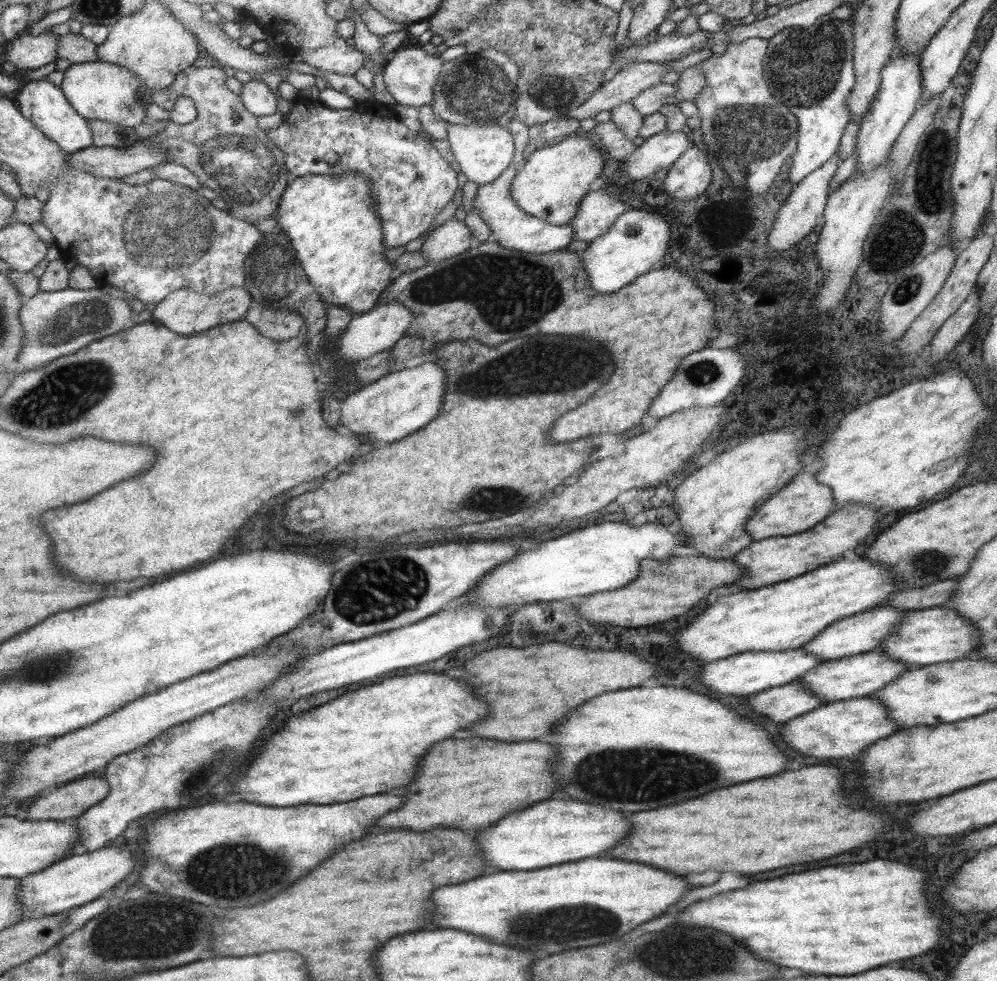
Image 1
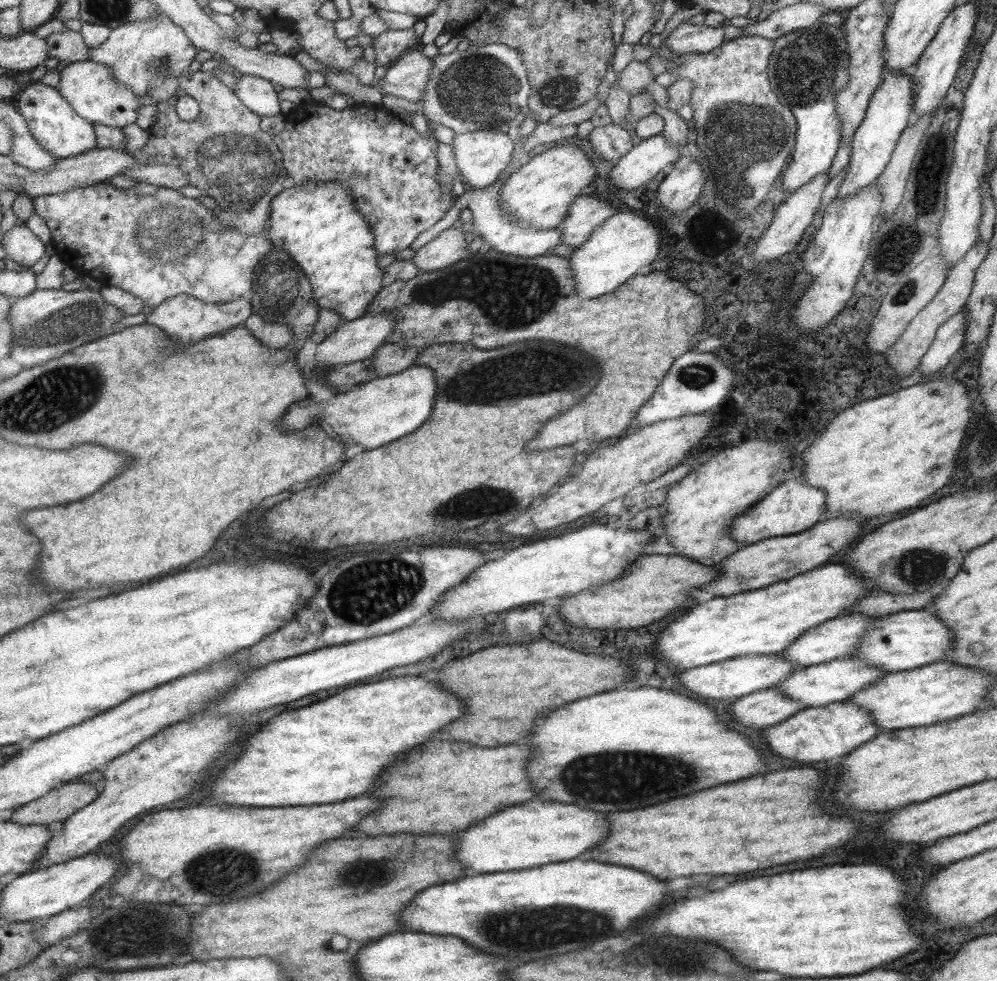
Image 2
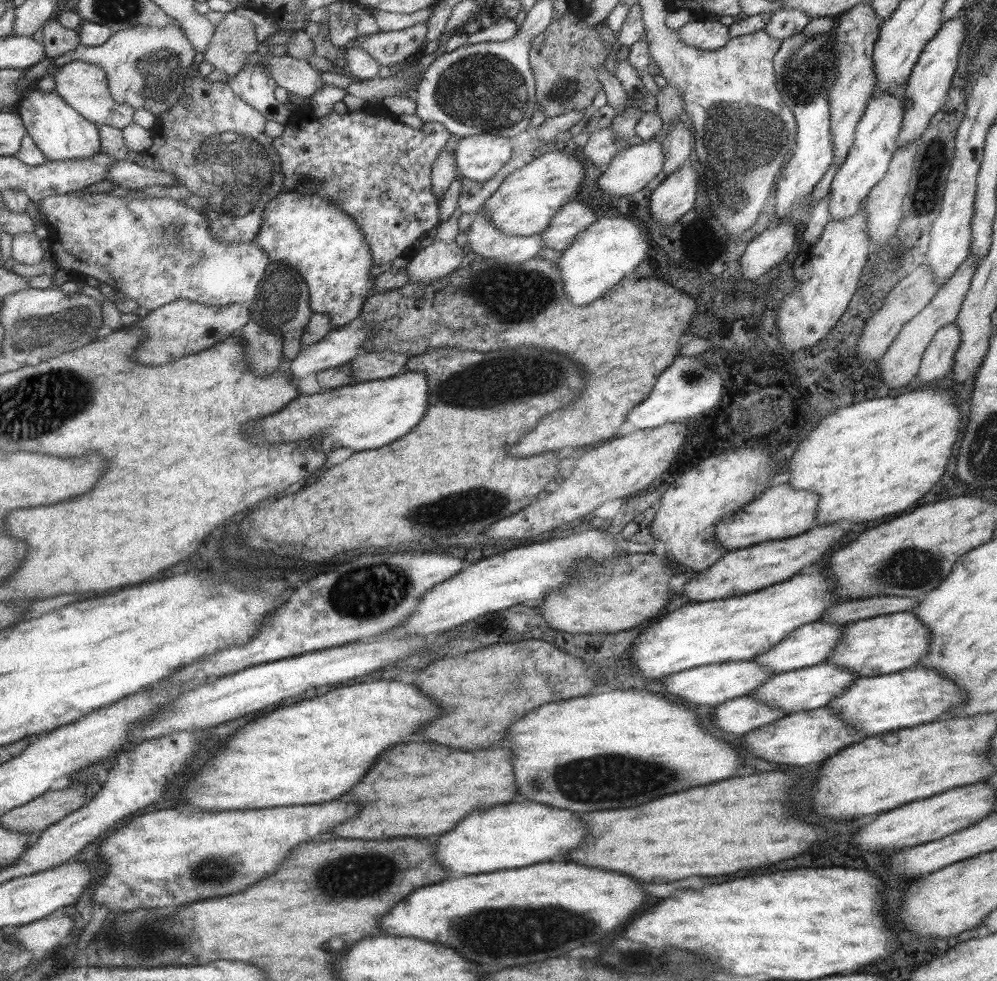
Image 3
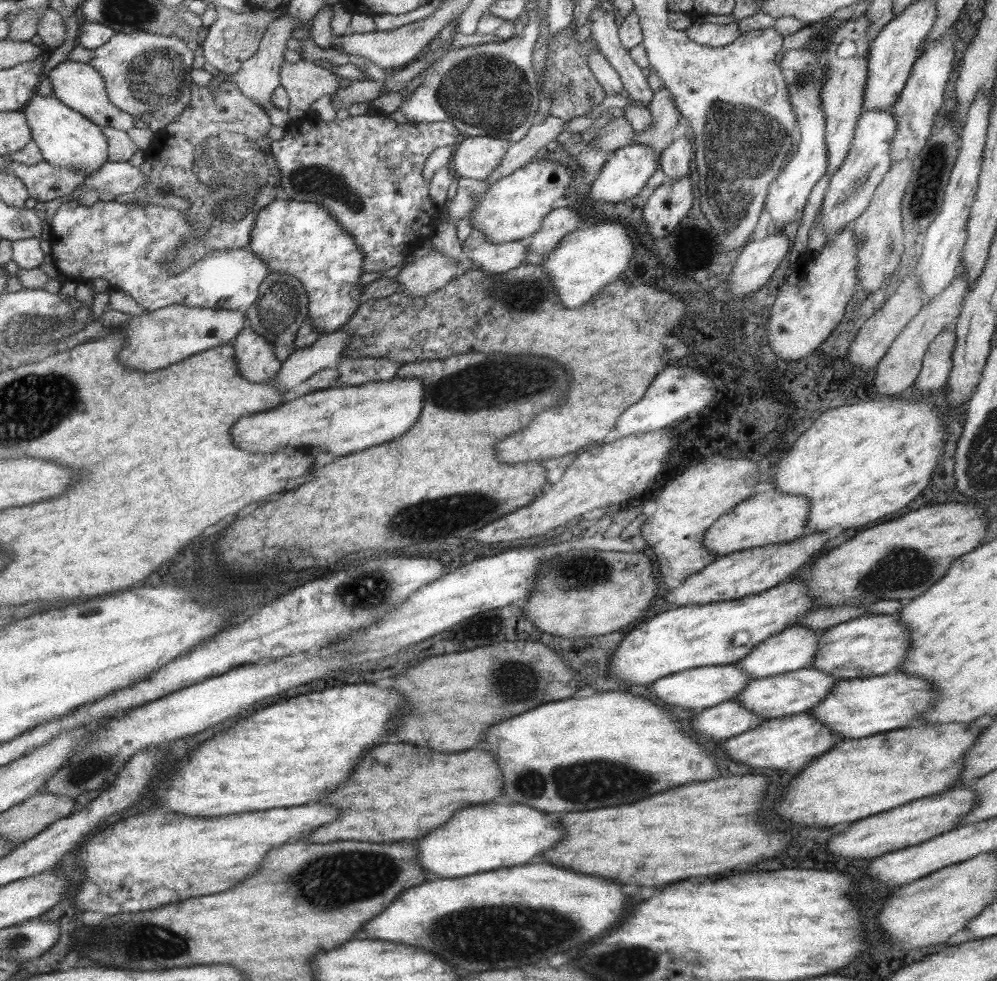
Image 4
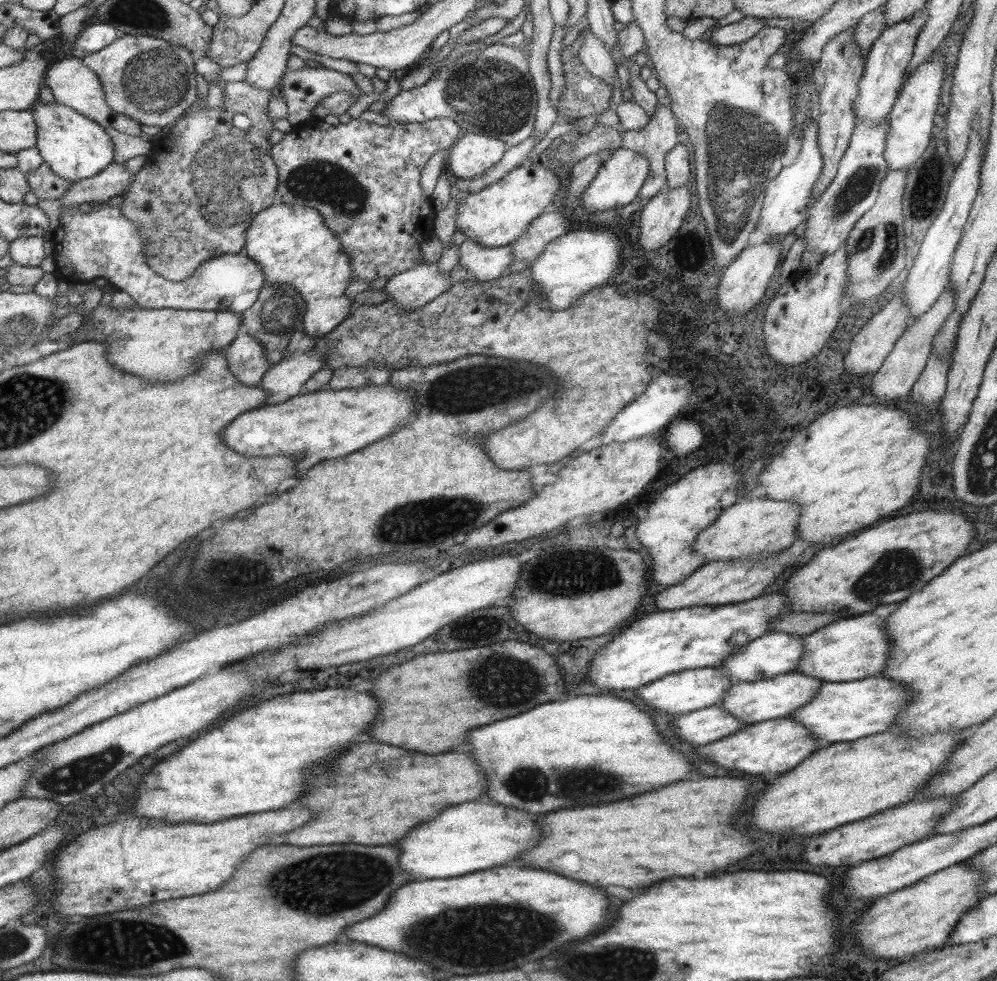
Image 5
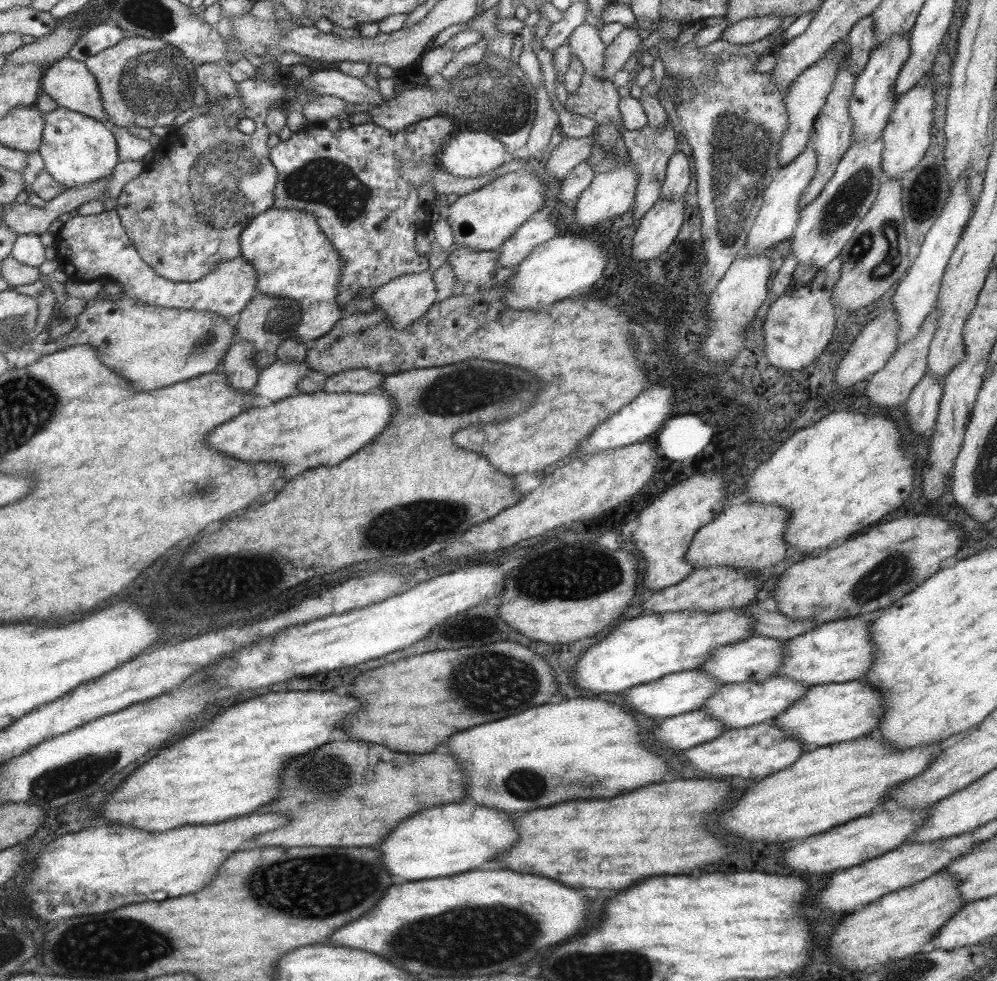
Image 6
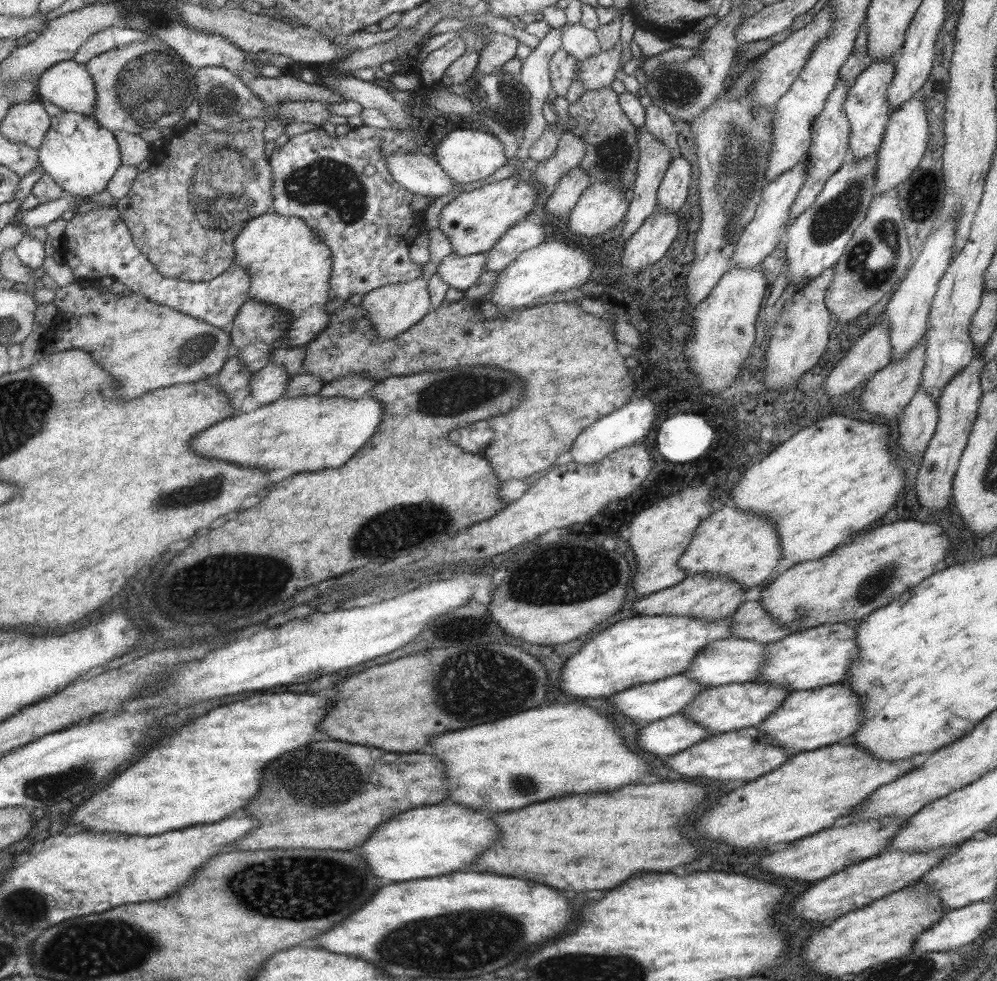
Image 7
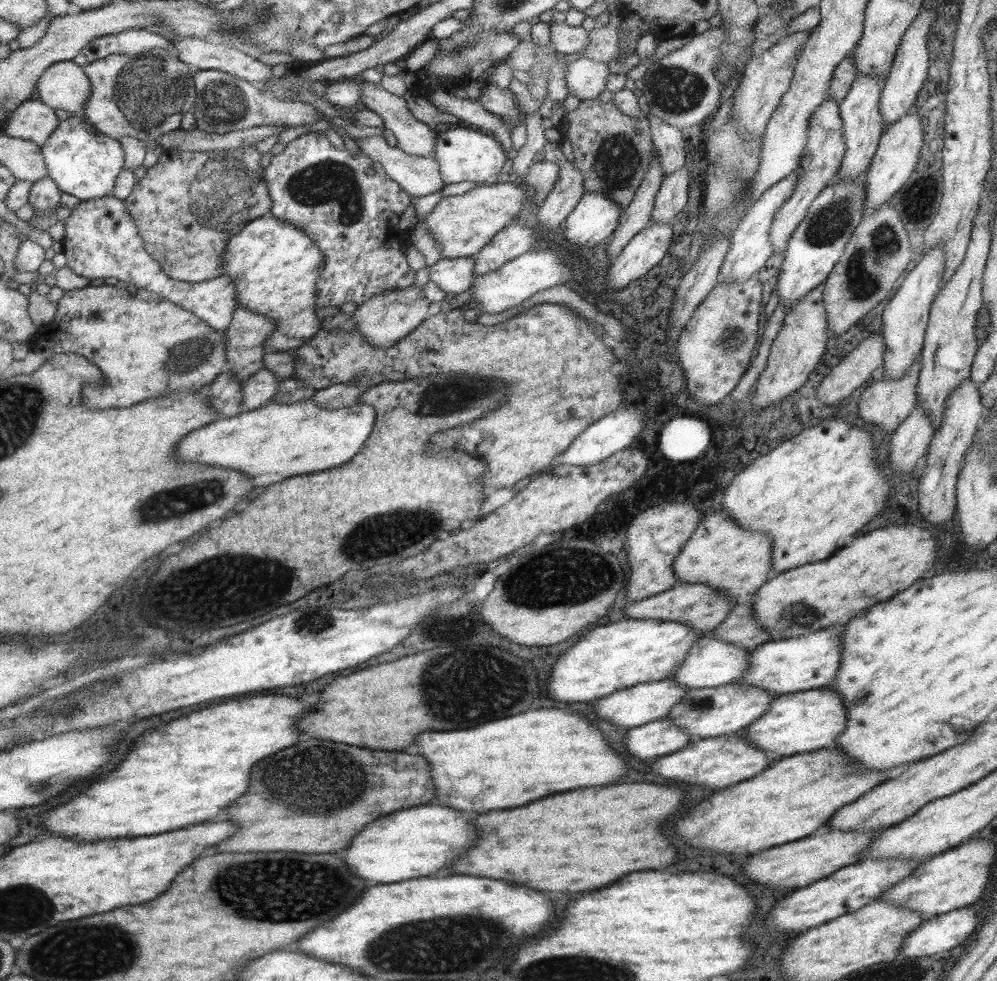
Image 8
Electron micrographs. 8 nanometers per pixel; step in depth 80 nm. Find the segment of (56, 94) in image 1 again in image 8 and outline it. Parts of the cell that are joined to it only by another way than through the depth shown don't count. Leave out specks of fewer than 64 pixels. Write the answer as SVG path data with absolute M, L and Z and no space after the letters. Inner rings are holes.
M82 114L62 121L42 149L50 177L62 192L72 194L79 201L110 197L119 174L126 169L126 151L122 143L99 132Z

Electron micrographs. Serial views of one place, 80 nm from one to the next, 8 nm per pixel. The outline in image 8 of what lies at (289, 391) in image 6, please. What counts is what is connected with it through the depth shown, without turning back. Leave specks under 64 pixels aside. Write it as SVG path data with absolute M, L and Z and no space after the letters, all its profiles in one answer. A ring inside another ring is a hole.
M265 368L255 373L242 384L243 410L252 411L267 405L277 394L281 380Z

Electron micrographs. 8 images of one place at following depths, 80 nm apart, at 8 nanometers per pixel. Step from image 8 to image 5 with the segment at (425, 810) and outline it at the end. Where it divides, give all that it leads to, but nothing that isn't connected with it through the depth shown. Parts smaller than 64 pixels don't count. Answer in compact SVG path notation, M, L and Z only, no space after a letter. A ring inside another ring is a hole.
M477 798L457 806L448 806L435 818L413 826L405 838L393 842L393 845L398 850L398 867L411 880L422 881L453 878L503 864L513 860L517 852L533 846L537 836L539 830L533 826L531 818L525 818L513 808L503 810L503 806L497 806L487 798Z

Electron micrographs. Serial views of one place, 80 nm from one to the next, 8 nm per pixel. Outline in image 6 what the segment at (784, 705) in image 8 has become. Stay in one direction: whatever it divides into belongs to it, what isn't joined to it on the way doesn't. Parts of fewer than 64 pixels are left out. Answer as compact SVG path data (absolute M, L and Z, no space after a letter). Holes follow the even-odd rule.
M862 681L815 685L808 687L797 702L771 721L777 723L780 730L790 734L791 738L797 738L803 752L809 752L821 746L853 741L869 734L884 713L882 705L882 691L875 690L874 686L868 686Z

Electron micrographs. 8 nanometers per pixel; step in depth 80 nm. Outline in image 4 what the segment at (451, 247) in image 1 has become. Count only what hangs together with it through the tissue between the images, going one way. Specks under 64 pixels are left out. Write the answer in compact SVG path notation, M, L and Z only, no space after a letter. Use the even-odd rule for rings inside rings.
M433 247L433 251L427 256L402 265L394 281L400 292L417 298L442 289L461 274L463 270L457 266L457 260L447 258Z

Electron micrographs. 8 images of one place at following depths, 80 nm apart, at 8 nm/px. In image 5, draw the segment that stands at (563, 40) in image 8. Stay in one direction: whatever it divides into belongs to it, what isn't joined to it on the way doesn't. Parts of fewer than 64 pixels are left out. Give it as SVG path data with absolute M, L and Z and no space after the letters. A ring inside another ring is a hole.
M587 26L582 28L576 38L581 40L577 58L592 75L605 81L612 88L617 65L612 62L604 42L598 39Z

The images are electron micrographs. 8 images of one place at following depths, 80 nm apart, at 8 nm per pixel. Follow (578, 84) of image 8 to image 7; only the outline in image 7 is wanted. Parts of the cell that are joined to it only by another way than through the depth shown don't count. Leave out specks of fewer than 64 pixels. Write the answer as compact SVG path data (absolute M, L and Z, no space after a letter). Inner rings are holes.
M619 42L609 51L600 51L583 62L579 61L579 68L574 72L574 76L581 82L584 90L609 87L615 78L615 72L621 69L621 50Z

